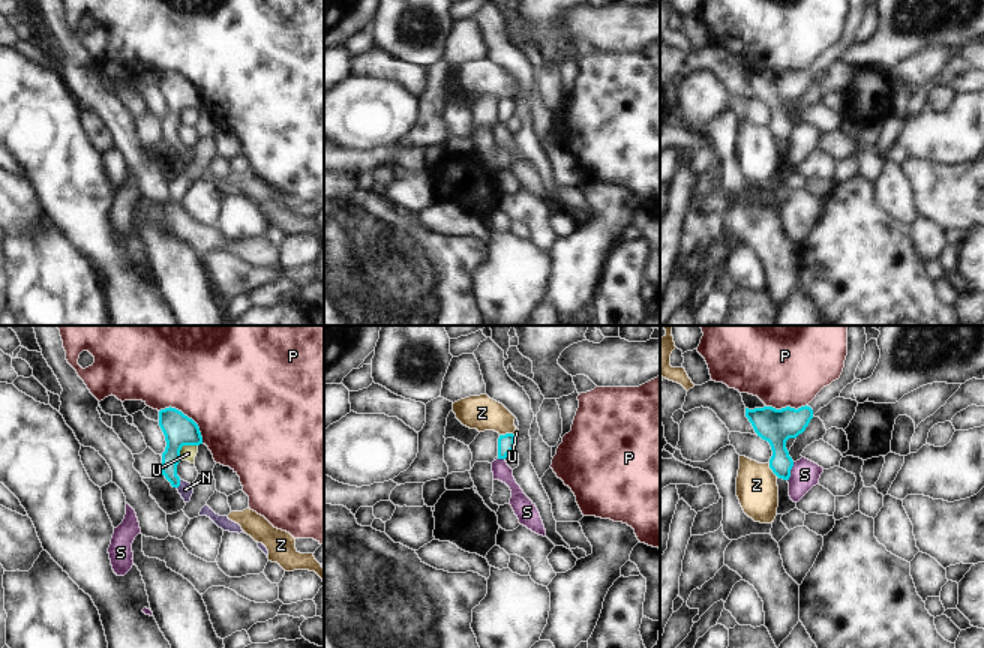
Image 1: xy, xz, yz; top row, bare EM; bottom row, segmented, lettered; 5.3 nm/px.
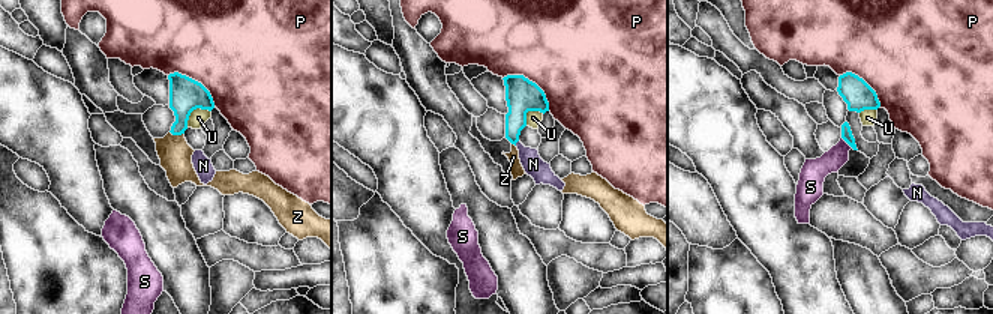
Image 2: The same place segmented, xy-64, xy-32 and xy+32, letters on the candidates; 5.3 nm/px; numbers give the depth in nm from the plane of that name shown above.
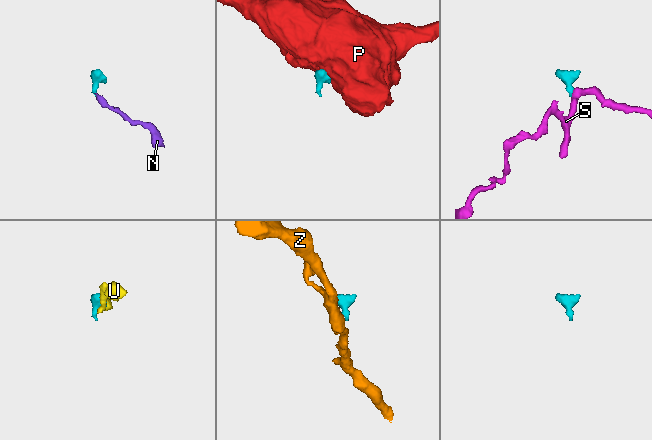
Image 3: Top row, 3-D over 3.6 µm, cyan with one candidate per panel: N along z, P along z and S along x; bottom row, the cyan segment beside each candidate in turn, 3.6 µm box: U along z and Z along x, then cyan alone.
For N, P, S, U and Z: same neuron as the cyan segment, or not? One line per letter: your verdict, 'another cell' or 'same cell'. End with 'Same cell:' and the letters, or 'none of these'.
N: same cell
P: another cell
S: another cell
U: another cell
Z: another cell
Same cell: N

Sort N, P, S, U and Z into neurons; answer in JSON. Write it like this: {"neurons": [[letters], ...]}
{"neurons": [["N"], ["P"], ["S"], ["U"], ["Z"]]}

